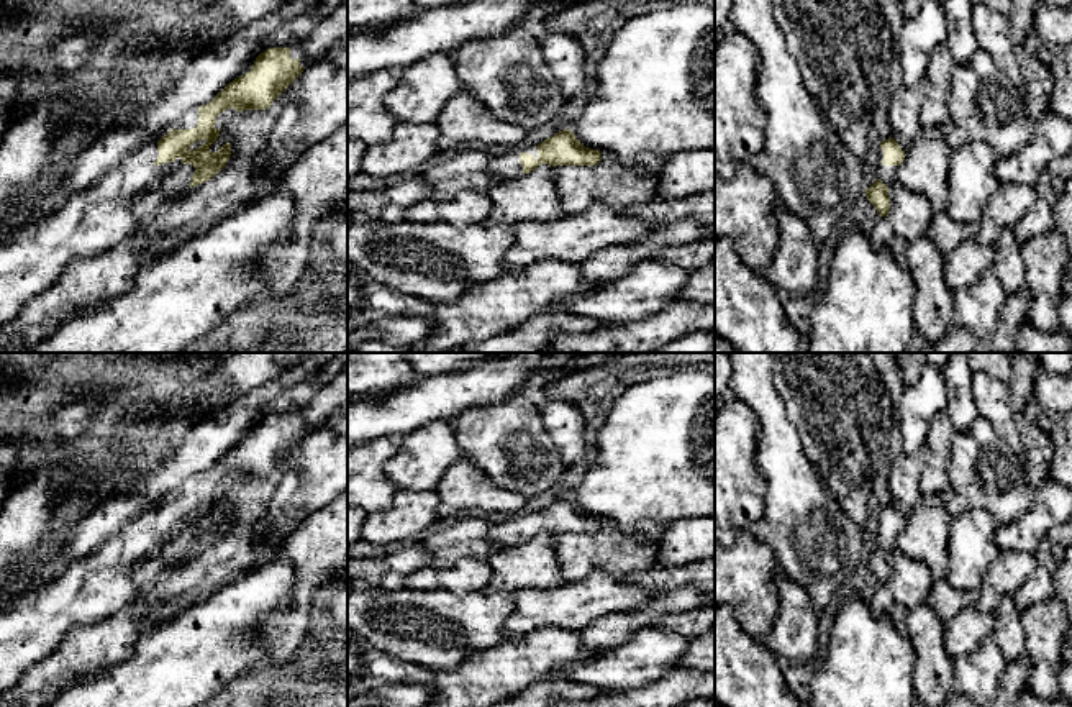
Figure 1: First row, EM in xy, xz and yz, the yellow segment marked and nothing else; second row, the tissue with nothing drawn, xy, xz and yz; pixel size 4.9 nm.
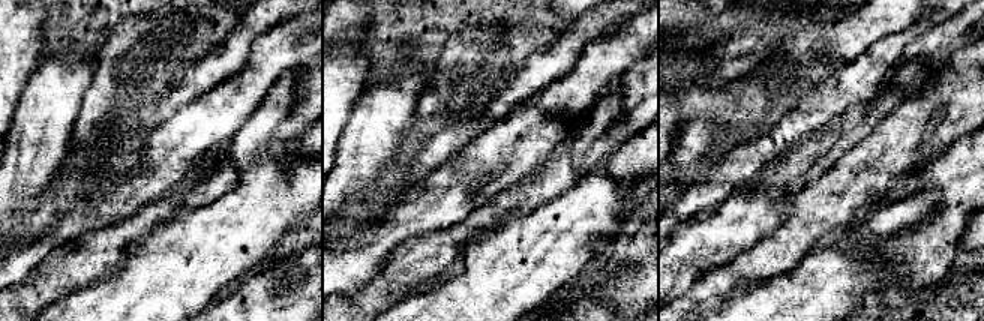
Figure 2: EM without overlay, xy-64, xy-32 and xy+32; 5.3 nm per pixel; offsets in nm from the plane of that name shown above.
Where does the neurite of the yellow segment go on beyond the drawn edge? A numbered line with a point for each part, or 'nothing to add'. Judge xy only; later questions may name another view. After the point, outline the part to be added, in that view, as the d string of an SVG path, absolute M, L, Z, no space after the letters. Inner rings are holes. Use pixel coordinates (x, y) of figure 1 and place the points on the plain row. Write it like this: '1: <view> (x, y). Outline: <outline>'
1: xy (331, 396). Outline: M347 364L323 385L313 400L300 412L290 413L290 425L300 426L302 435L311 433L338 407L347 404Z
2: xy (189, 488). Outline: M198 474L187 477L174 492L172 497L190 497L198 490Z

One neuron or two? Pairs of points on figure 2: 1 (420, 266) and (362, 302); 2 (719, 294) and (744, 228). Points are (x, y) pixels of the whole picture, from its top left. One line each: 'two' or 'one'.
1: one
2: two

